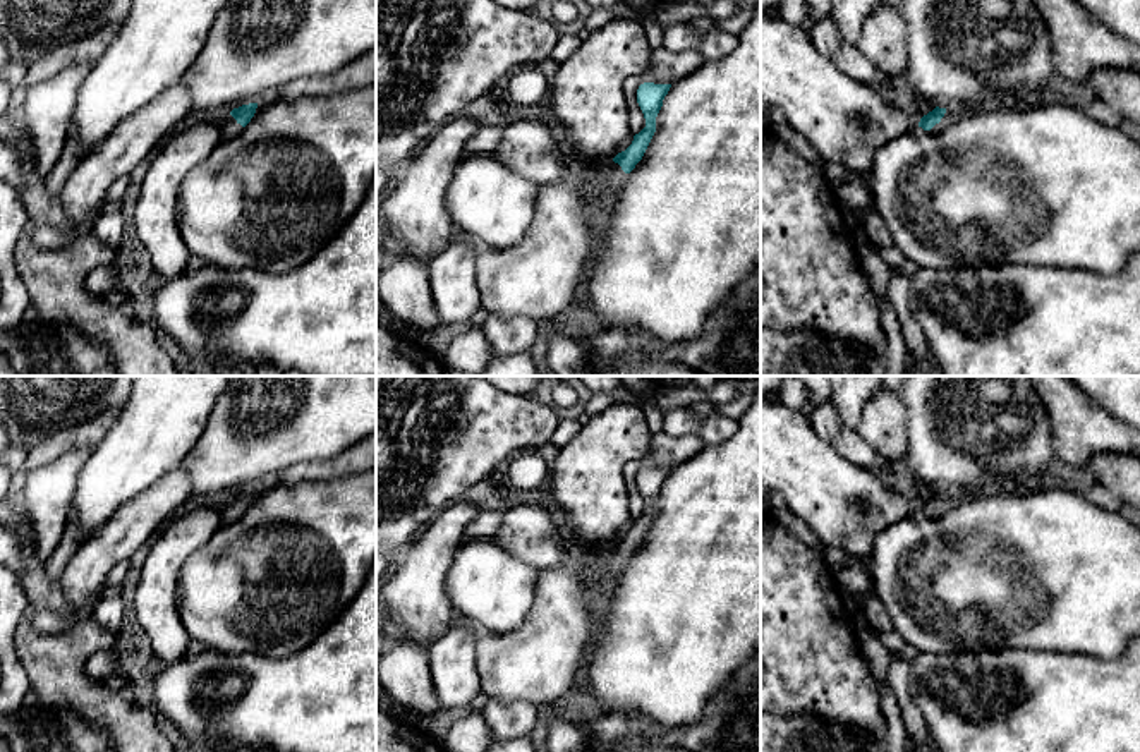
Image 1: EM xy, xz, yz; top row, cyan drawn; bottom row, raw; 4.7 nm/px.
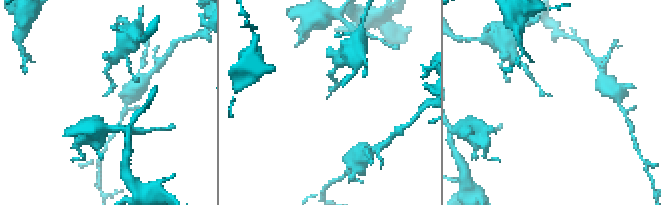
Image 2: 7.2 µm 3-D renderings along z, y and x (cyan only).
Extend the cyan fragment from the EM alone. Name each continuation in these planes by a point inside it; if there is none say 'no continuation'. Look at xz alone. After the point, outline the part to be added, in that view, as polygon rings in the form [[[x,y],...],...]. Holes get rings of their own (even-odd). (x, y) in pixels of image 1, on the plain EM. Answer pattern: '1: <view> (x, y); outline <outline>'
1: xz (610, 564); outline [[[613,544],[603,553],[599,561],[594,565],[594,584],[596,591],[609,579],[616,577],[628,558],[622,555]]]

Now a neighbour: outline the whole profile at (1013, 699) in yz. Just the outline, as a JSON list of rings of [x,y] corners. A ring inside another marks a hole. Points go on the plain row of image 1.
[[[1140,639],[1114,659],[1082,652],[919,652],[912,695],[936,752],[1140,752]]]

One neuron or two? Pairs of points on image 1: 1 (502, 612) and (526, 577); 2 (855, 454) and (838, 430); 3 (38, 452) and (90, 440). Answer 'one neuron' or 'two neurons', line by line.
1: one neuron
2: one neuron
3: one neuron

